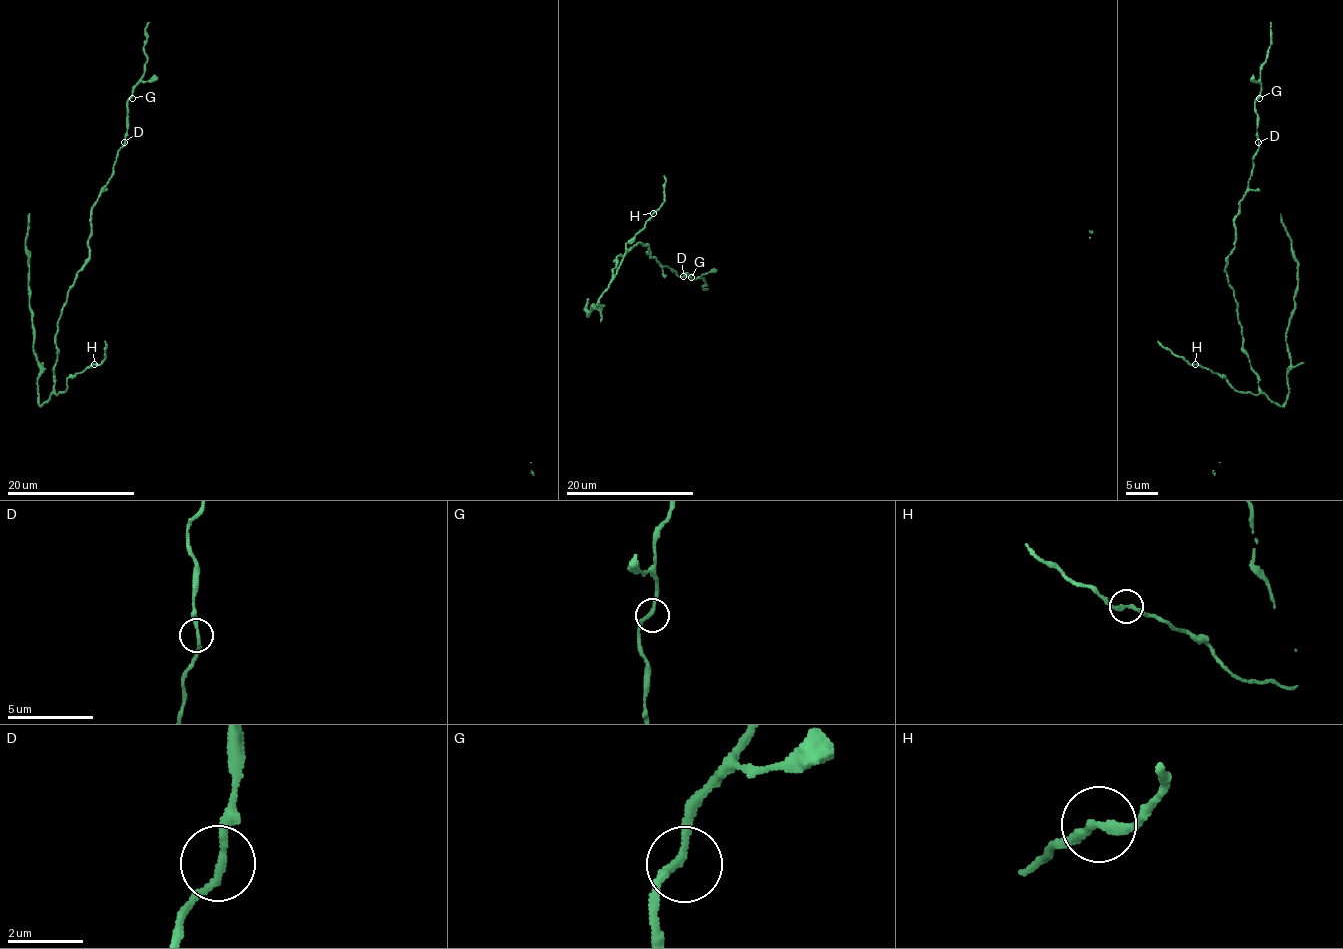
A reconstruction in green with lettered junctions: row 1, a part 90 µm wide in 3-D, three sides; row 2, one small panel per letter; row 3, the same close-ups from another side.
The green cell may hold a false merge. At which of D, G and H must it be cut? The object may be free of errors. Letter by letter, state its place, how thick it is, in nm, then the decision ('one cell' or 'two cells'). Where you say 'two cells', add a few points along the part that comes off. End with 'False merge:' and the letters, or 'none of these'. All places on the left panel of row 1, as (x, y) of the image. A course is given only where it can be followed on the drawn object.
D: (124, 142) | 200 nm | one cell
G: (132, 98) | 200 nm | one cell
H: (94, 364) | 200 nm | one cell
False merge: none of these

